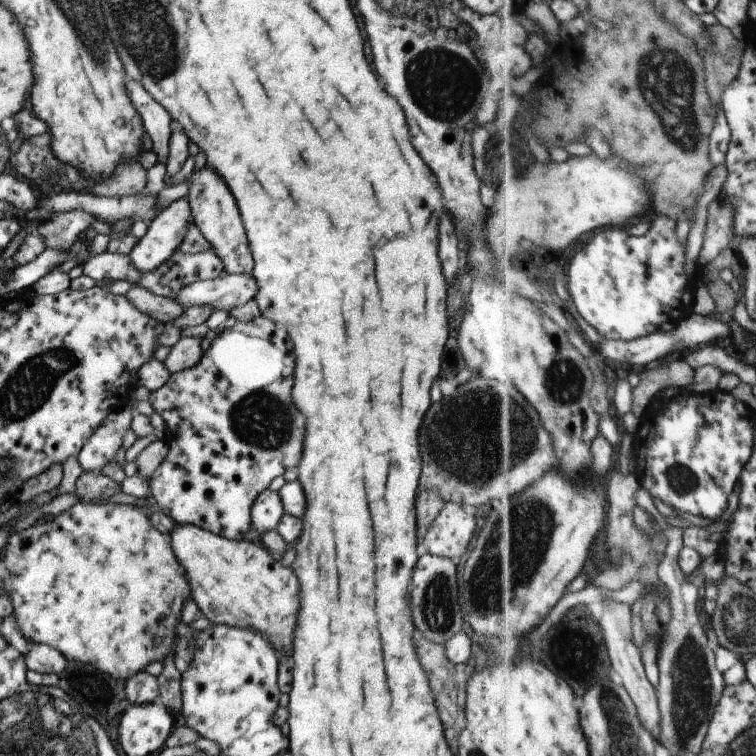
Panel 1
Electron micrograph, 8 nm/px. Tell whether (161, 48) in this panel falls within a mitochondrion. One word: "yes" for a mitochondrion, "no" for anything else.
yes

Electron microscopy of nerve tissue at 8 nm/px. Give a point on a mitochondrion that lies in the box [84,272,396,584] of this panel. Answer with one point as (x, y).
(274, 426)

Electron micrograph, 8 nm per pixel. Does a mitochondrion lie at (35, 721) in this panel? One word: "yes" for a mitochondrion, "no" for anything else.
yes

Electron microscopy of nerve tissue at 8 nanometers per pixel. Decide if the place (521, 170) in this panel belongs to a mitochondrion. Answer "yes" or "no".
no

